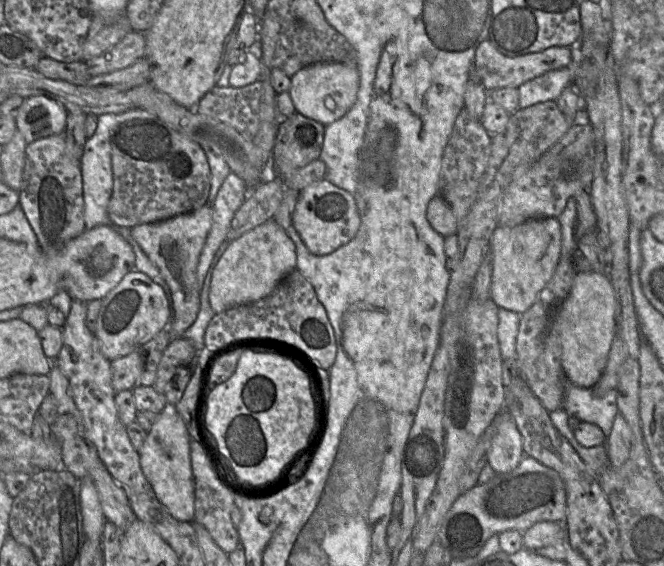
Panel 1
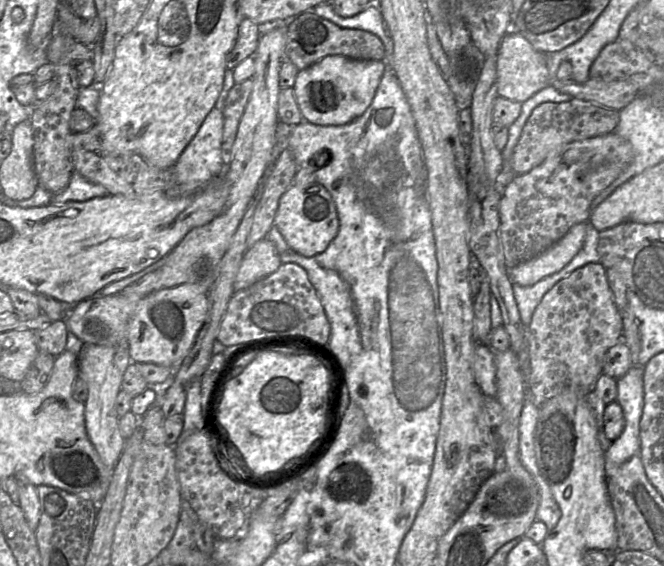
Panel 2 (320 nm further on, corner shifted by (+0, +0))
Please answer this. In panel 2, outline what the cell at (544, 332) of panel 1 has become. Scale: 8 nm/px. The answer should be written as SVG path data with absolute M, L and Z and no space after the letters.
M597 262L574 270L543 296L530 323L527 328L525 327L525 347L527 347L530 362L530 374L525 380L528 387L527 399L532 399L537 406L541 406L566 389L574 389L586 395L593 392L602 374L605 354L609 348L621 342L621 335L621 311L613 301L606 269Z

